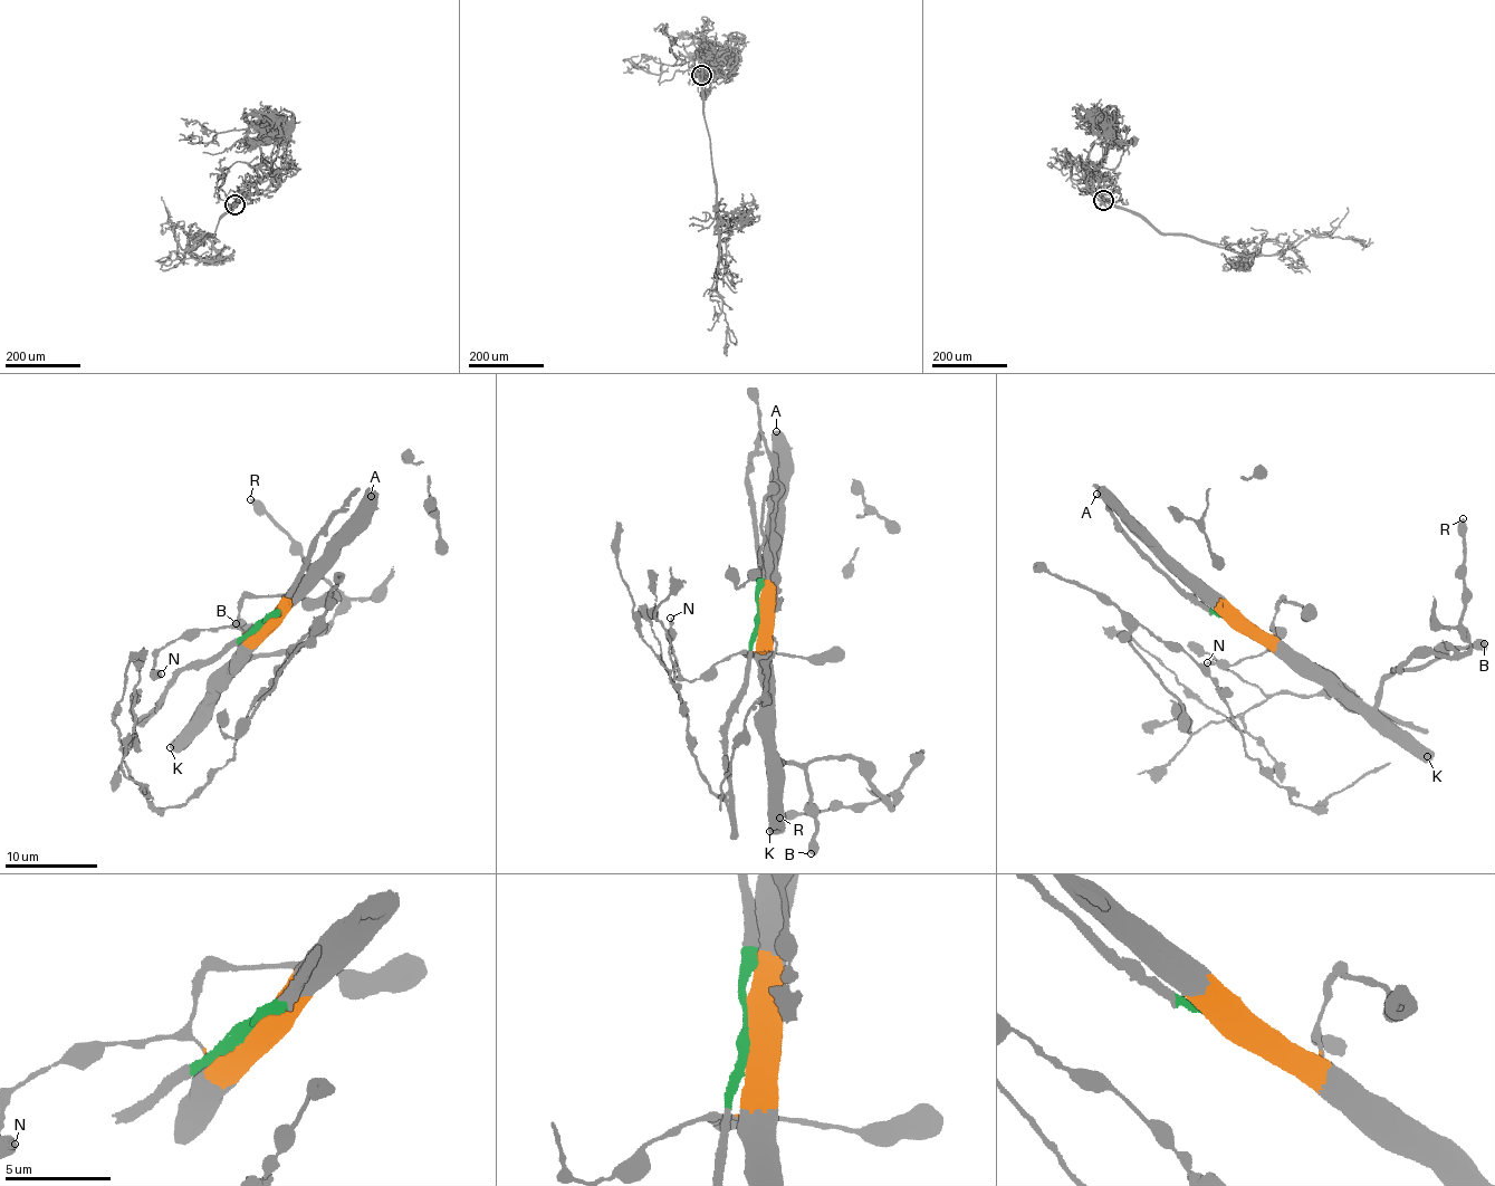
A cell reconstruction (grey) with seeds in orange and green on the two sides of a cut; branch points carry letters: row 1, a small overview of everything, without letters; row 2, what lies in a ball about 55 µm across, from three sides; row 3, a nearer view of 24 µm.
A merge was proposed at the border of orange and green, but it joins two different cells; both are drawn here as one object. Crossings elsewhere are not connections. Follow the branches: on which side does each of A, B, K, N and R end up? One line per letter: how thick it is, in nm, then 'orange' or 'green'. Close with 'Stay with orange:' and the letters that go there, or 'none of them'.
A: calibre 750 nm; orange
B: calibre 650 nm; orange
K: calibre 500 nm; orange
N: calibre 220 nm; orange
R: calibre 360 nm; orange
Stay with orange: A, B, K, N, R

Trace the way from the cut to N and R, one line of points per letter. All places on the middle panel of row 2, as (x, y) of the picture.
N: (758, 614), (760, 641), (756, 649), (722, 658), (691, 681), (678, 671), (671, 646), (673, 629), (670, 617)
R: (758, 614), (769, 729), (779, 762), (854, 756), (893, 806), (890, 795), (780, 816)

